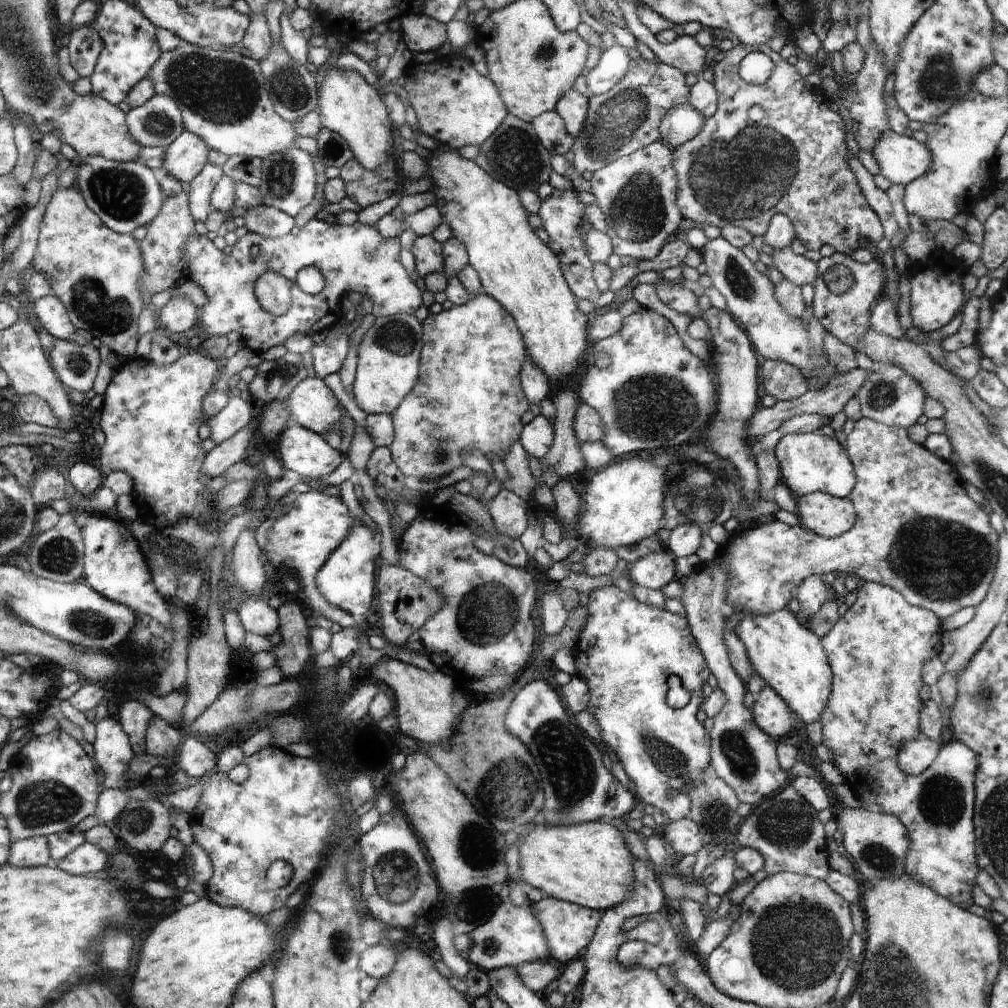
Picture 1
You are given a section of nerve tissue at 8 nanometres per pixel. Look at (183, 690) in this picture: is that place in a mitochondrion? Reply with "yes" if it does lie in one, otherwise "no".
no

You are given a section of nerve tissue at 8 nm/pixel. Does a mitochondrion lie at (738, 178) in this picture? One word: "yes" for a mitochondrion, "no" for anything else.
yes

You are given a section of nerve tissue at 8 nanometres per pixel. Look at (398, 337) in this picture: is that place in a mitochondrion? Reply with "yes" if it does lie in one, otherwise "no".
yes

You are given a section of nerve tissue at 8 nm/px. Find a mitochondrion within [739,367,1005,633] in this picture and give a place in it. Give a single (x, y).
(936, 559)

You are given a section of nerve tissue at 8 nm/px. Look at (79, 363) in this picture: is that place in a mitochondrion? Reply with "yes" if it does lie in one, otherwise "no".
yes

